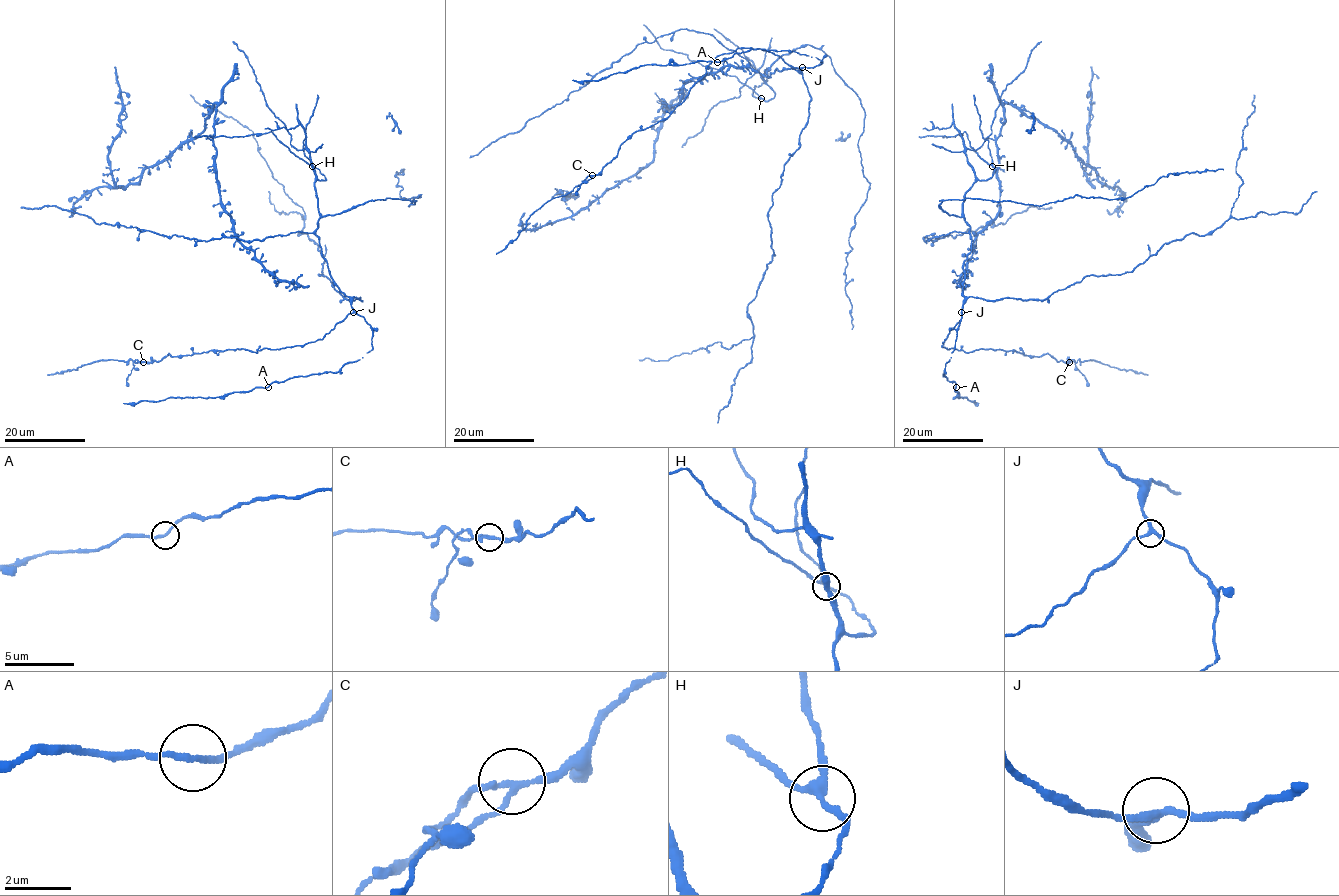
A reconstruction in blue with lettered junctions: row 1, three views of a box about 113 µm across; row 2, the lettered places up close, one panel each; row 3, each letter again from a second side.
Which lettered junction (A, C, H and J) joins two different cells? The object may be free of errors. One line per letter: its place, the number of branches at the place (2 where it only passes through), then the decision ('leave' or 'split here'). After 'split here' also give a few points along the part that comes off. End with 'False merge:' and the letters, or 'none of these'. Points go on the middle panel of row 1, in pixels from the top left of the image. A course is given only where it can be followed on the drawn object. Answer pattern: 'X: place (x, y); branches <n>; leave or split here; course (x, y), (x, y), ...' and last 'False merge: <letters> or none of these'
A: place (717, 62); branches 2; leave
C: place (592, 175); branches 3; split here; course (592, 175), (582, 181), (576, 194)
H: place (761, 98); branches 3; leave
J: place (802, 67); branches 3; leave
False merge: C

